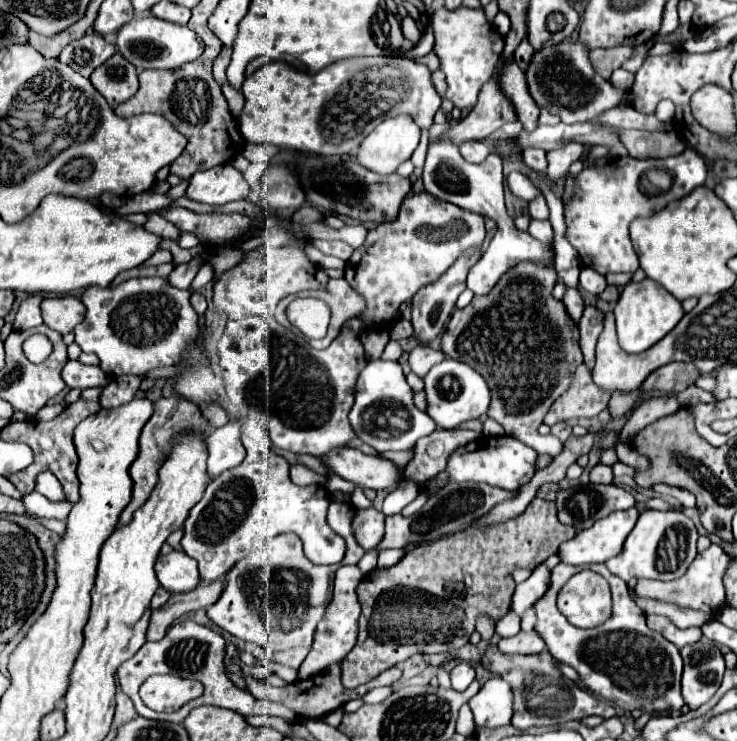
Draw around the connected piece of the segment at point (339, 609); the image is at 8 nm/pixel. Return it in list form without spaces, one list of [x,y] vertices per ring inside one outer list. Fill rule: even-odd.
[[[354,565],[354,567],[340,567],[336,571],[336,579],[334,579],[334,593],[332,599],[324,611],[324,617],[320,619],[320,623],[316,625],[316,633],[314,633],[314,643],[312,649],[308,653],[308,657],[304,659],[302,667],[298,669],[298,679],[310,679],[314,675],[318,675],[320,671],[326,671],[330,665],[340,663],[346,653],[350,653],[350,649],[356,643],[356,635],[358,635],[358,617],[360,617],[360,603],[356,599],[356,587],[362,581],[362,571]]]

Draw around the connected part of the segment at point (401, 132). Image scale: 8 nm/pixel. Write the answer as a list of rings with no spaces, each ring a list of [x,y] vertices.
[[[396,115],[396,117],[388,119],[388,121],[382,121],[382,123],[362,141],[362,145],[360,145],[360,149],[358,149],[356,161],[358,161],[362,167],[366,167],[366,169],[370,169],[370,171],[374,171],[374,173],[390,175],[390,173],[394,173],[394,171],[398,169],[400,163],[404,163],[404,161],[408,161],[408,159],[412,157],[412,153],[414,153],[414,149],[418,147],[418,143],[420,143],[420,129],[416,127],[416,123],[412,123],[412,119],[410,119],[408,115]]]

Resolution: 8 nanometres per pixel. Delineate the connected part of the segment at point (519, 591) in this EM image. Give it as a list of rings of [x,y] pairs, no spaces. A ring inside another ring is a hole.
[[[538,565],[524,583],[516,585],[516,591],[512,595],[512,609],[522,615],[530,605],[534,605],[546,593],[548,579],[550,571],[544,565]]]

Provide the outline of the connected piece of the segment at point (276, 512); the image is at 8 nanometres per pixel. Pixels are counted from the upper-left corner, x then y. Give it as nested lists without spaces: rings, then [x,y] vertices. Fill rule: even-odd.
[[[242,437],[242,443],[246,447],[246,459],[230,469],[220,473],[206,489],[200,503],[196,503],[184,523],[184,537],[182,537],[182,549],[198,561],[198,573],[202,583],[212,583],[216,579],[224,579],[226,573],[246,557],[252,543],[262,537],[276,537],[280,533],[296,533],[306,549],[306,557],[316,565],[332,565],[340,563],[342,555],[346,551],[346,543],[340,535],[330,531],[326,523],[326,511],[330,505],[330,493],[326,487],[320,485],[308,485],[300,487],[292,483],[288,475],[288,461],[280,455],[276,455],[268,445],[260,445],[252,441],[250,437]]]

